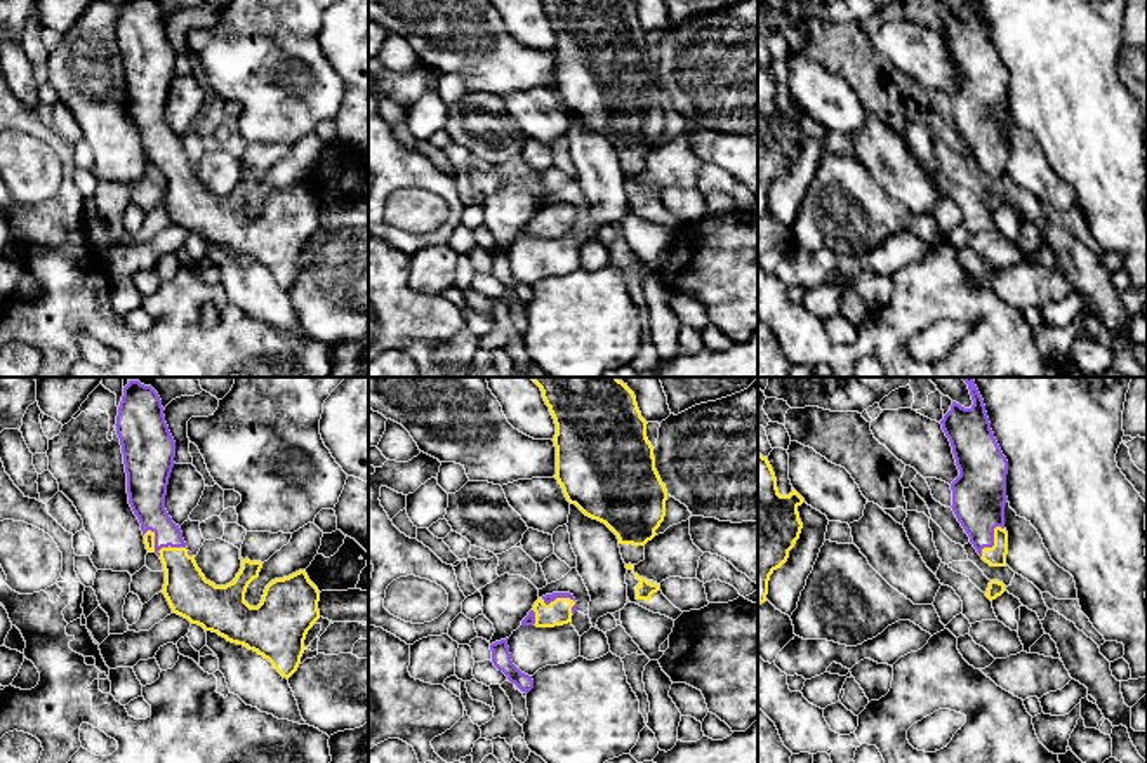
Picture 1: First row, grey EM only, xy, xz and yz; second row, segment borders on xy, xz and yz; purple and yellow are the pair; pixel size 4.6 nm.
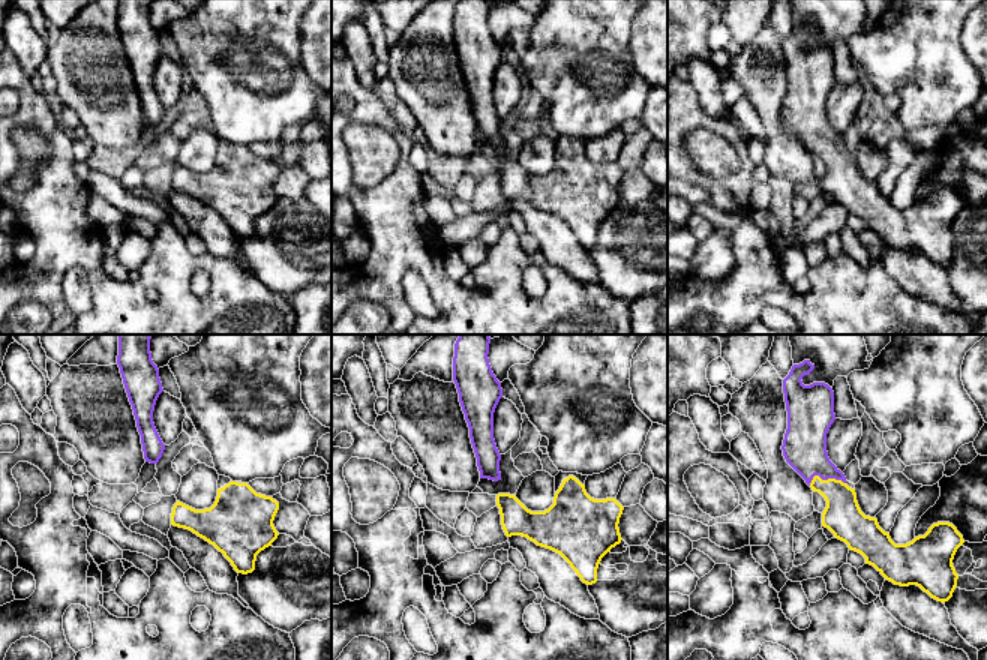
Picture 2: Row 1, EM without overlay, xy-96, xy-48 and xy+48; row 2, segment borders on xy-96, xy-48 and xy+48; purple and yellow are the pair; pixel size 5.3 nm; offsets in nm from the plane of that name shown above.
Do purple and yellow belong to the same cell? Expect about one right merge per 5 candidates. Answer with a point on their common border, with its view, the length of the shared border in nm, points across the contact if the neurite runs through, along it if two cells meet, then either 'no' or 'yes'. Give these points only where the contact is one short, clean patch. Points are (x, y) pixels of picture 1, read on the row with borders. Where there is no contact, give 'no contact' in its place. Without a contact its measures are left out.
contact xy (162, 546); length 240 nm; way xy (146, 496), (162, 536), (162, 546), (178, 562), (186, 590); yes

